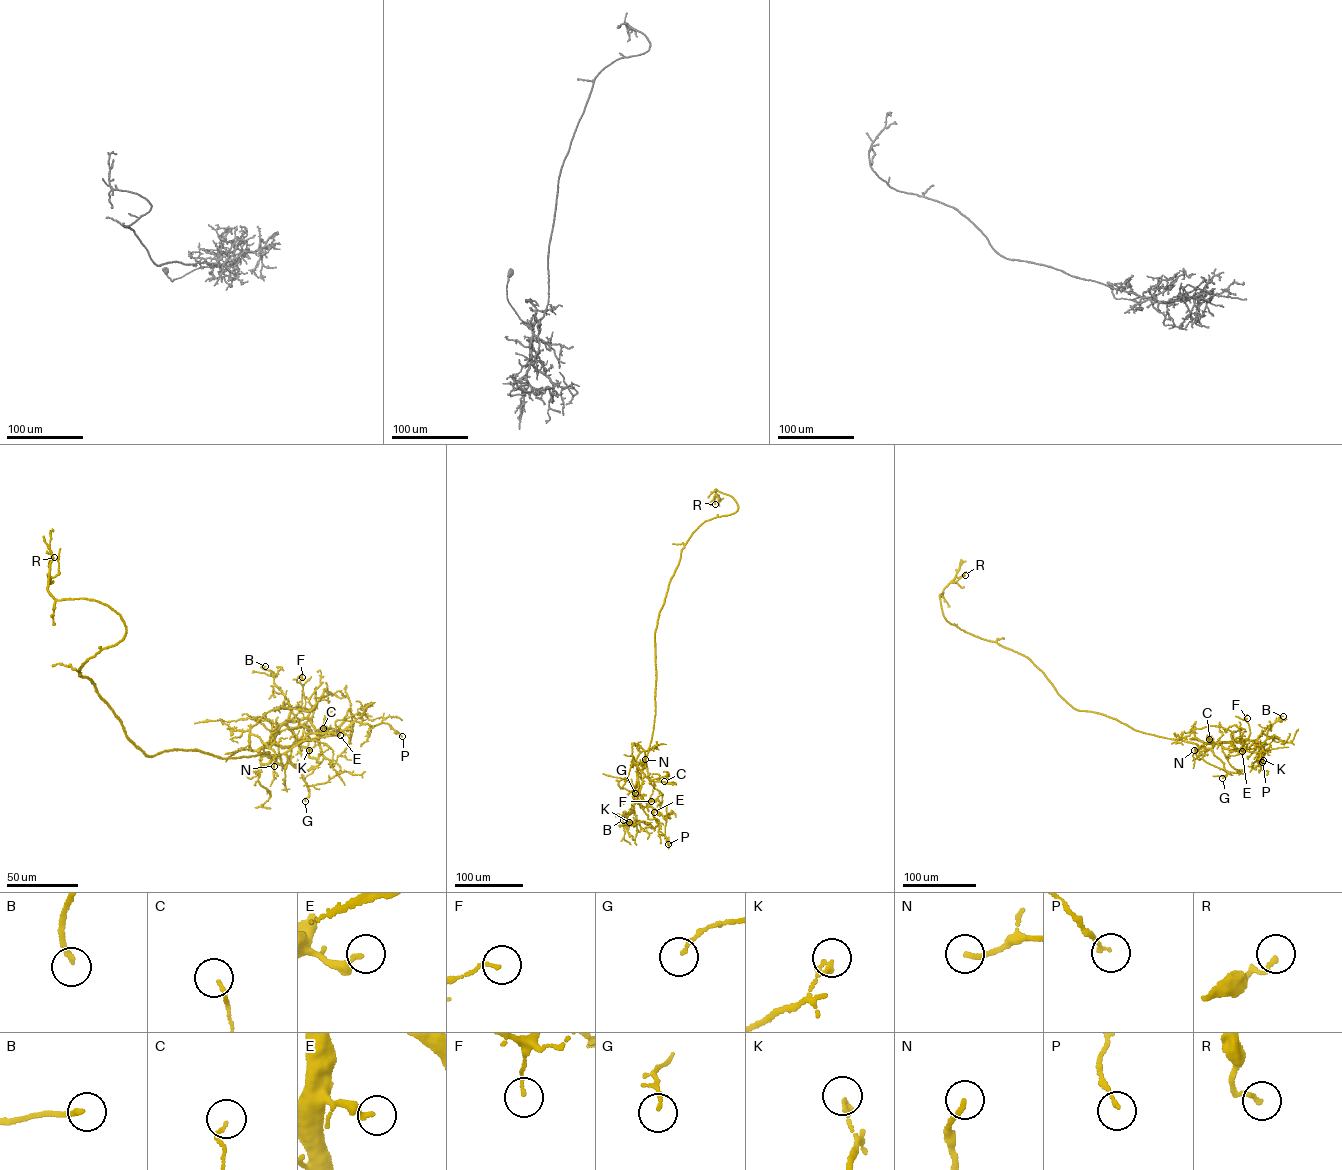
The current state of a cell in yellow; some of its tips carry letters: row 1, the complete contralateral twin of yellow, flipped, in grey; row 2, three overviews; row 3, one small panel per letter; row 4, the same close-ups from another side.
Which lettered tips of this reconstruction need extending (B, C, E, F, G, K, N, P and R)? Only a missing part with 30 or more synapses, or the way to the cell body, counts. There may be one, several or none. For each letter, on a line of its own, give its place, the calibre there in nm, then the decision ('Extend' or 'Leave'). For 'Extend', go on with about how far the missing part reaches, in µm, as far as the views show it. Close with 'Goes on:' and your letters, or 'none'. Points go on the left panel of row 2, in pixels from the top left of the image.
B: Place: (265, 666). Thickness 190 nm. Leave
C: Place: (323, 728). Thickness 110 nm. Leave
E: Place: (340, 735). Thickness 240 nm. Leave
F: Place: (302, 677). Thickness 100 nm. Leave
G: Place: (305, 801). Thickness 120 nm. Leave
K: Place: (309, 750). Thickness 190 nm. Leave
N: Place: (274, 766). Thickness 180 nm. Leave
P: Place: (402, 736). Thickness 130 nm. Leave
R: Place: (54, 557). Thickness 160 nm. Leave
Goes on: none

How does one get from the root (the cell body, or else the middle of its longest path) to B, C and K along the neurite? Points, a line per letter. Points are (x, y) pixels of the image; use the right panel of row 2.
B: (1077, 710), (1099, 713), (1135, 730), (1201, 747), (1205, 743), (1254, 741), (1283, 716)
C: (1077, 710), (1101, 713), (1143, 732), (1204, 746), (1206, 751), (1214, 746), (1209, 739)
K: (1077, 710), (1099, 713), (1135, 730), (1200, 747), (1205, 743), (1245, 740), (1263, 743), (1259, 764), (1263, 760)

